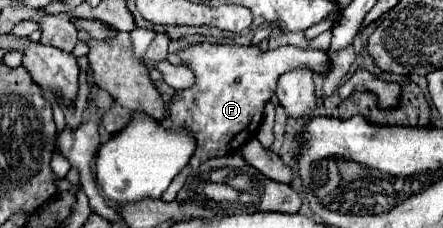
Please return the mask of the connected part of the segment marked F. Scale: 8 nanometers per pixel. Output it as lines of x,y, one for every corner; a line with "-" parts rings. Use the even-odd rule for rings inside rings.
194,44
178,52
180,58
188,64
188,68
196,74
196,84
188,90
180,90
168,110
170,116
162,122
164,128
172,130
188,130
196,138
196,150
188,162
188,166
172,180
172,184
162,194
164,202
172,202
178,190
184,186
186,176
190,170
198,168
202,162
232,154
234,150
242,148
250,138
256,136
264,106
274,96
276,82
284,72
296,68
308,68
310,72
328,74
332,70
332,62
326,52
314,48
294,48
294,46
280,46
276,50
260,50
258,46
238,46
238,44

